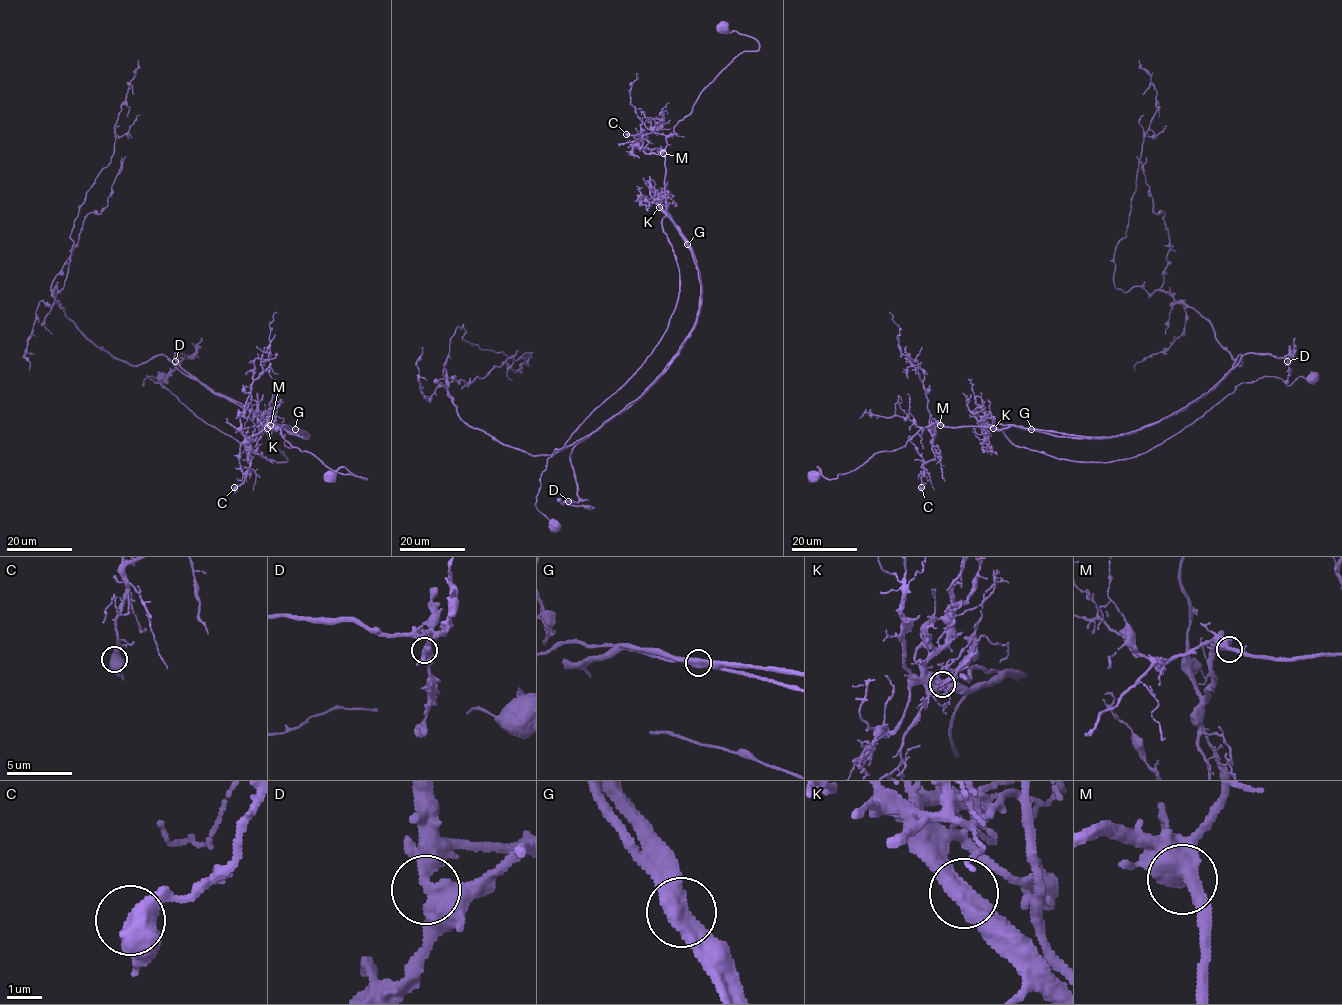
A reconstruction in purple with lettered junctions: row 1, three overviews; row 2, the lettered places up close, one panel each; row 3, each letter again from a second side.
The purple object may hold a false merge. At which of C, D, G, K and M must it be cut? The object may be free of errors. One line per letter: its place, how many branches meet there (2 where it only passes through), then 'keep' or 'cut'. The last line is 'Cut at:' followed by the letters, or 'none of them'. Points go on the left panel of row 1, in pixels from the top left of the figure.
C: place (234, 487); branches 2; keep
D: place (175, 361); branches 2; keep
G: place (295, 429); branches 2; cut
K: place (267, 428); branches 2; keep
M: place (270, 425); branches 2; keep
Cut at: G

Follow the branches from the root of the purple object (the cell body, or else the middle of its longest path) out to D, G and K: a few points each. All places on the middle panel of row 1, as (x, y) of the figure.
D: (722, 25), (759, 48), (664, 149), (697, 321), (573, 448), (568, 501)
G: (722, 25), (729, 33), (753, 38), (759, 48), (740, 53), (666, 138), (666, 210), (687, 245)
K: (722, 25), (729, 33), (753, 38), (759, 48), (740, 53), (666, 138), (665, 197), (659, 207)

